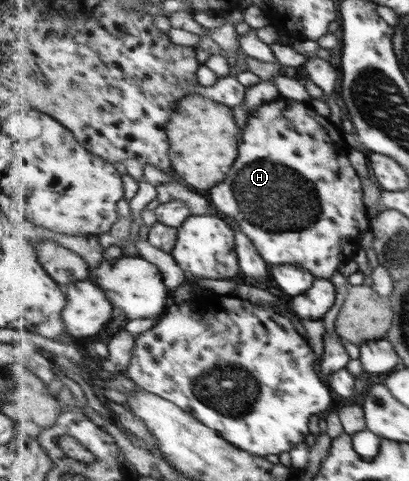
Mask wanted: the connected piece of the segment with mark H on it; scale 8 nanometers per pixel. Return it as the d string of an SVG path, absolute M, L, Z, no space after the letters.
M280 96L273 101L265 102L246 118L243 139L240 143L239 158L237 158L225 181L209 191L211 202L221 213L225 213L227 217L233 217L241 225L241 229L249 235L249 239L253 239L255 247L261 251L261 255L265 257L267 263L271 263L271 265L303 267L311 271L315 277L331 279L333 275L340 271L344 264L353 260L355 255L357 255L357 251L361 249L363 235L371 231L371 219L367 206L364 203L363 184L361 179L359 179L359 175L357 175L357 171L355 171L355 167L351 165L347 149L343 145L347 145L347 141L343 139L340 128L327 121L327 117L322 117L315 113L309 102L298 102L297 100Z

